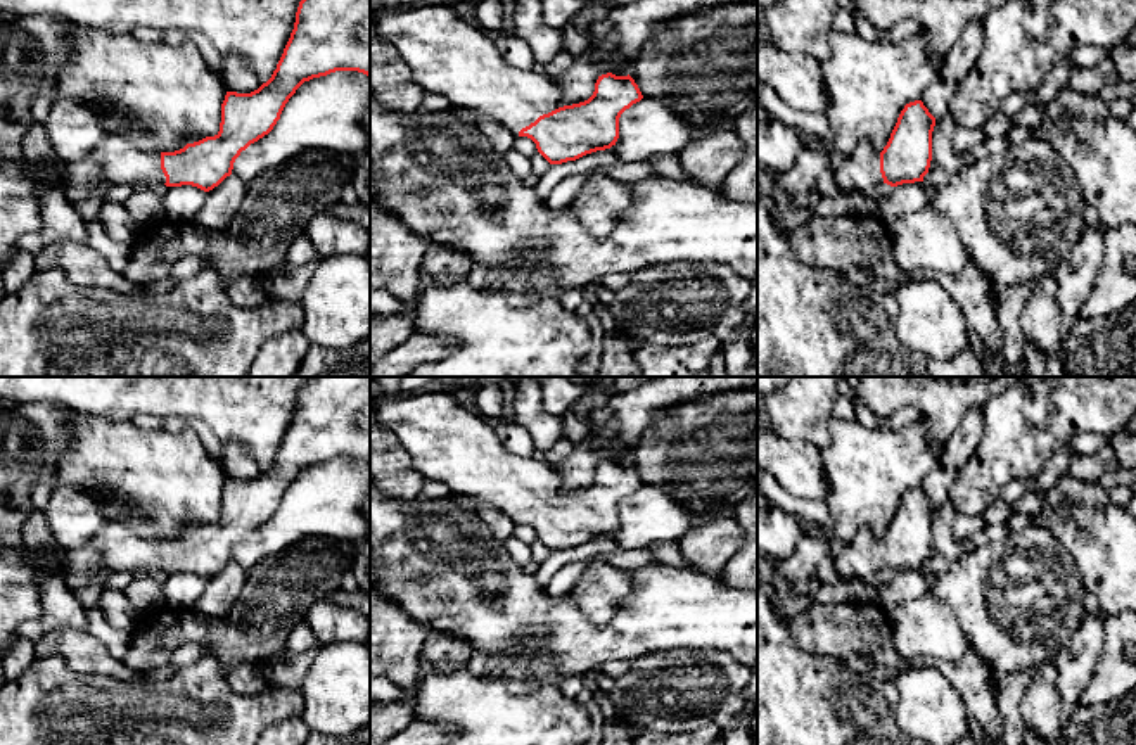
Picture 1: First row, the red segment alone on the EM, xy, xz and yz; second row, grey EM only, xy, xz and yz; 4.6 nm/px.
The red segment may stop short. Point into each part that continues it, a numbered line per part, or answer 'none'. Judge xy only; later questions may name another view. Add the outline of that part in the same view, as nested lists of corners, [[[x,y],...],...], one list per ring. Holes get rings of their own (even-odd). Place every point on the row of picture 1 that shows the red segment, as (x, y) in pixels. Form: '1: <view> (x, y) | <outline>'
1: xy (125, 158) | [[[138,128],[112,133],[88,159],[102,166],[102,175],[111,183],[152,188],[166,183],[161,169],[161,150],[147,145]]]

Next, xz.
1: xz (446, 56) | [[[418,5],[370,10],[382,40],[392,43],[412,71],[412,80],[451,102],[451,107],[493,118],[510,131],[560,107],[562,90],[555,76],[510,66],[484,29],[467,22],[467,12],[451,5]]]

